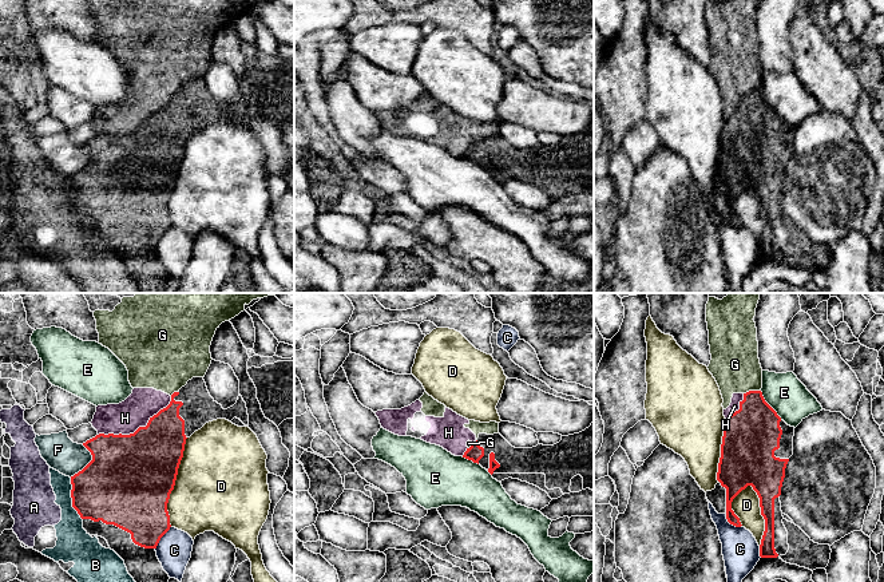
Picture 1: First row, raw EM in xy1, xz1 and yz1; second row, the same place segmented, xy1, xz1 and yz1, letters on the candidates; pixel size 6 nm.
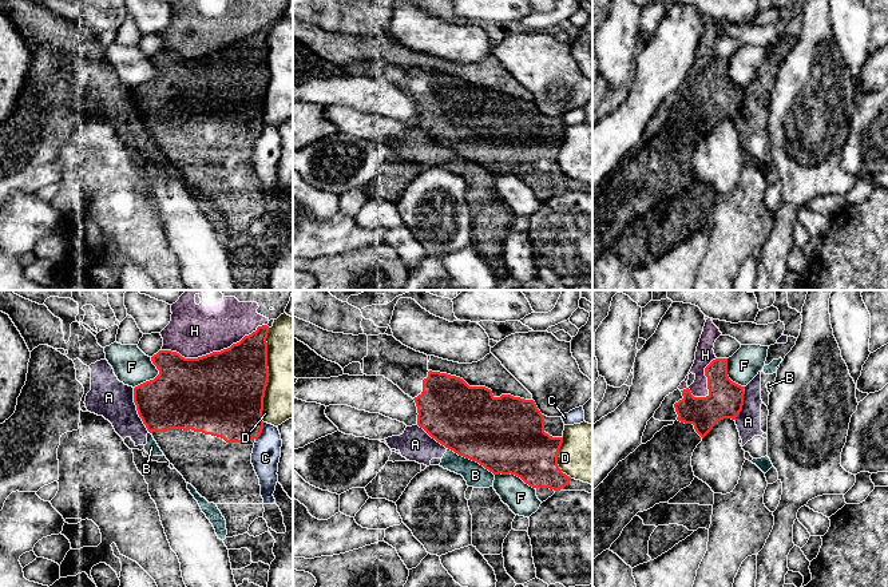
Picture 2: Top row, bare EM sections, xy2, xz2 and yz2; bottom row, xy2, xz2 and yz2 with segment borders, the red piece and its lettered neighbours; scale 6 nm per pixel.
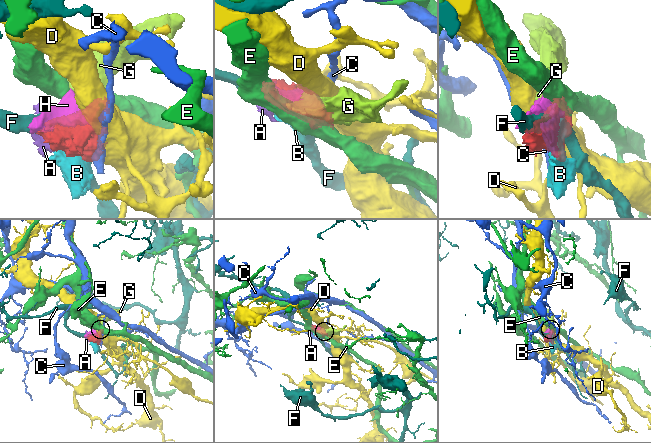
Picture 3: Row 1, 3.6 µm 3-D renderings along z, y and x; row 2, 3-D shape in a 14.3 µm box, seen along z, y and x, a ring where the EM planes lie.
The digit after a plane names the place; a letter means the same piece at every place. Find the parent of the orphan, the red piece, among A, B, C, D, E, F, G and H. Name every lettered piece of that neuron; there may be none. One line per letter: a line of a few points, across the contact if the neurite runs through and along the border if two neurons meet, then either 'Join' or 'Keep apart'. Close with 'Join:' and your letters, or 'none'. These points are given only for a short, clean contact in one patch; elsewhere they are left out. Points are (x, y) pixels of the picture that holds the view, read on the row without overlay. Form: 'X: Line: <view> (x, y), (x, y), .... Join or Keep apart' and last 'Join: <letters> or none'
A: Line: xy2 (133, 88), (133, 102), (137, 114), (149, 131). Keep apart
B: Keep apart
C: Line: xy1 (170, 226), (155, 249). Keep apart
D: Keep apart
E: Keep apart
F: Keep apart
G: Keep apart
H: Keep apart
Join: none

